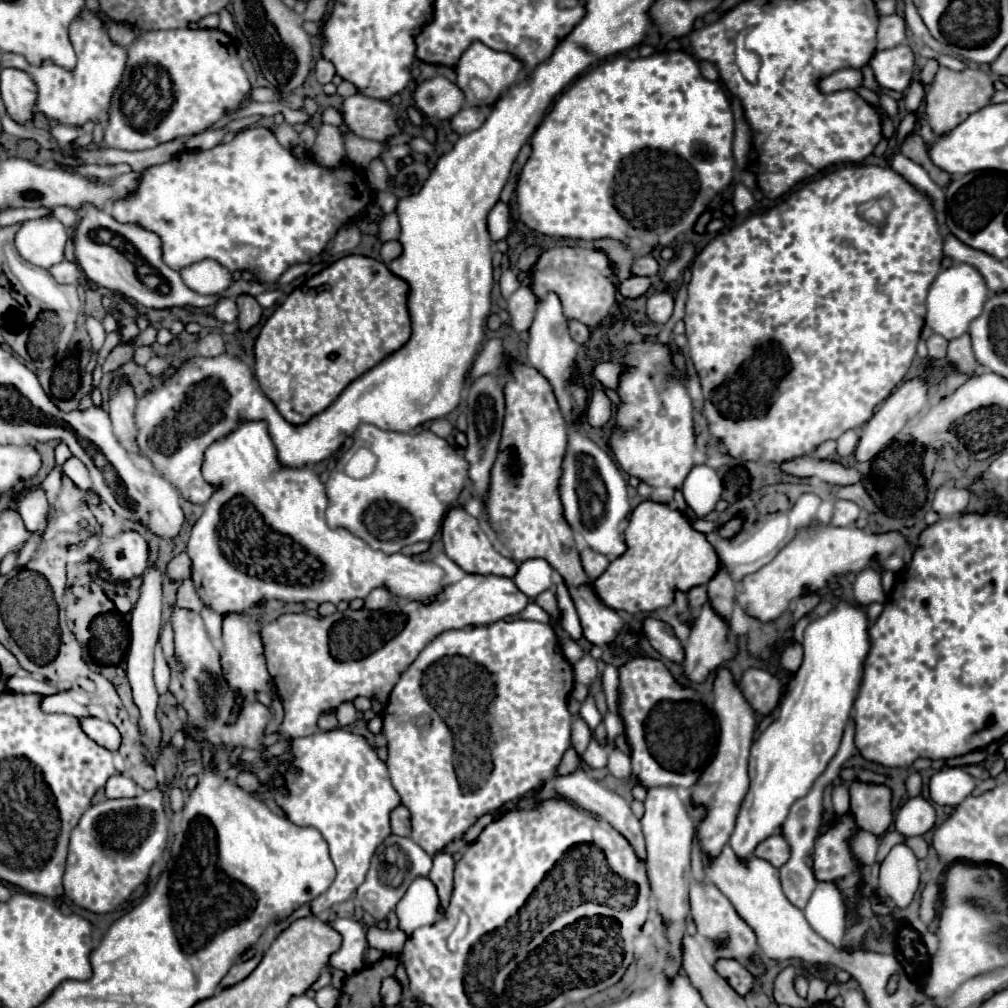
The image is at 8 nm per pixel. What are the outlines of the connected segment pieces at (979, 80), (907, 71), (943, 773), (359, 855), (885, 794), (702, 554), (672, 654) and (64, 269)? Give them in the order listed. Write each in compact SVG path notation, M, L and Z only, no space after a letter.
M940 66L930 88L926 90L924 96L924 112L930 120L930 126L936 134L944 134L948 130L952 130L956 124L964 122L972 112L988 106L990 96L994 94L994 82L990 78L988 72L984 70L974 70L974 68L966 68L962 72L954 72L950 68Z
M896 46L890 50L876 52L870 60L874 68L874 78L882 90L900 90L904 92L906 86L912 82L914 74L914 56L908 46Z
M944 768L930 778L930 800L940 806L958 806L972 794L976 780L962 768Z
M340 728L328 732L320 730L306 738L294 738L290 754L292 760L282 762L274 770L274 774L284 778L288 794L282 794L270 776L268 798L282 808L290 822L296 826L316 828L328 842L330 856L336 866L336 878L322 896L308 904L316 916L322 910L348 900L364 882L370 858L390 836L390 812L398 808L402 800L390 784L386 762L378 758L376 748L372 748L364 736Z
M854 782L850 786L850 812L858 828L882 836L892 824L890 790L886 786Z
M642 502L642 504L638 504L636 508L634 508L634 512L632 512L632 516L630 516L630 522L628 522L628 528L626 528L626 532L624 532L624 536L626 536L626 552L622 554L622 556L618 556L616 560L612 560L610 562L610 566L592 582L592 588L594 588L594 592L596 592L596 596L600 598L600 602L602 604L606 604L608 608L612 608L612 610L624 610L624 612L628 612L628 614L636 614L636 612L654 612L654 610L658 610L658 608L664 608L664 606L670 606L672 602L674 602L674 590L682 590L682 592L688 592L690 588L694 588L694 586L700 586L700 584L706 584L714 574L716 574L716 570L718 570L718 554L716 554L716 550L714 550L714 546L704 538L704 534L700 534L700 532L696 532L690 524L688 524L688 518L684 518L680 512L676 512L676 510L672 510L672 508L668 508L668 506L664 506L664 504L658 504L658 502Z
M648 618L644 622L644 634L648 636L652 648L658 654L662 654L666 660L670 660L674 664L682 664L684 662L684 648L682 648L682 644L678 646L678 638L676 638L672 626L668 626L662 620Z
M62 260L60 264L54 264L48 272L54 276L54 280L56 280L58 284L74 284L74 282L78 282L80 276L82 276L80 268L78 268L74 262L66 262L66 260Z

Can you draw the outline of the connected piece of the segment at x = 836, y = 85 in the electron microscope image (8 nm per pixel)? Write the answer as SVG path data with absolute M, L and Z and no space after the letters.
M836 70L828 76L822 76L818 80L818 90L824 92L824 94L832 94L832 92L838 92L838 90L846 90L846 88L856 88L860 86L862 82L862 76L860 76L860 70Z

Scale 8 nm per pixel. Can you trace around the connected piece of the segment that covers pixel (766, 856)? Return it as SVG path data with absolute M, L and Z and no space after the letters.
M772 834L768 840L764 840L756 846L754 856L770 862L774 868L780 868L782 864L788 862L790 848L788 848L788 842L782 838L782 834Z

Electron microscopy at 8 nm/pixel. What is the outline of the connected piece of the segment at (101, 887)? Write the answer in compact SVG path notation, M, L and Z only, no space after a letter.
M162 786L134 798L104 800L90 806L70 834L64 872L64 894L96 914L116 910L146 880L150 866L162 856L168 838Z

